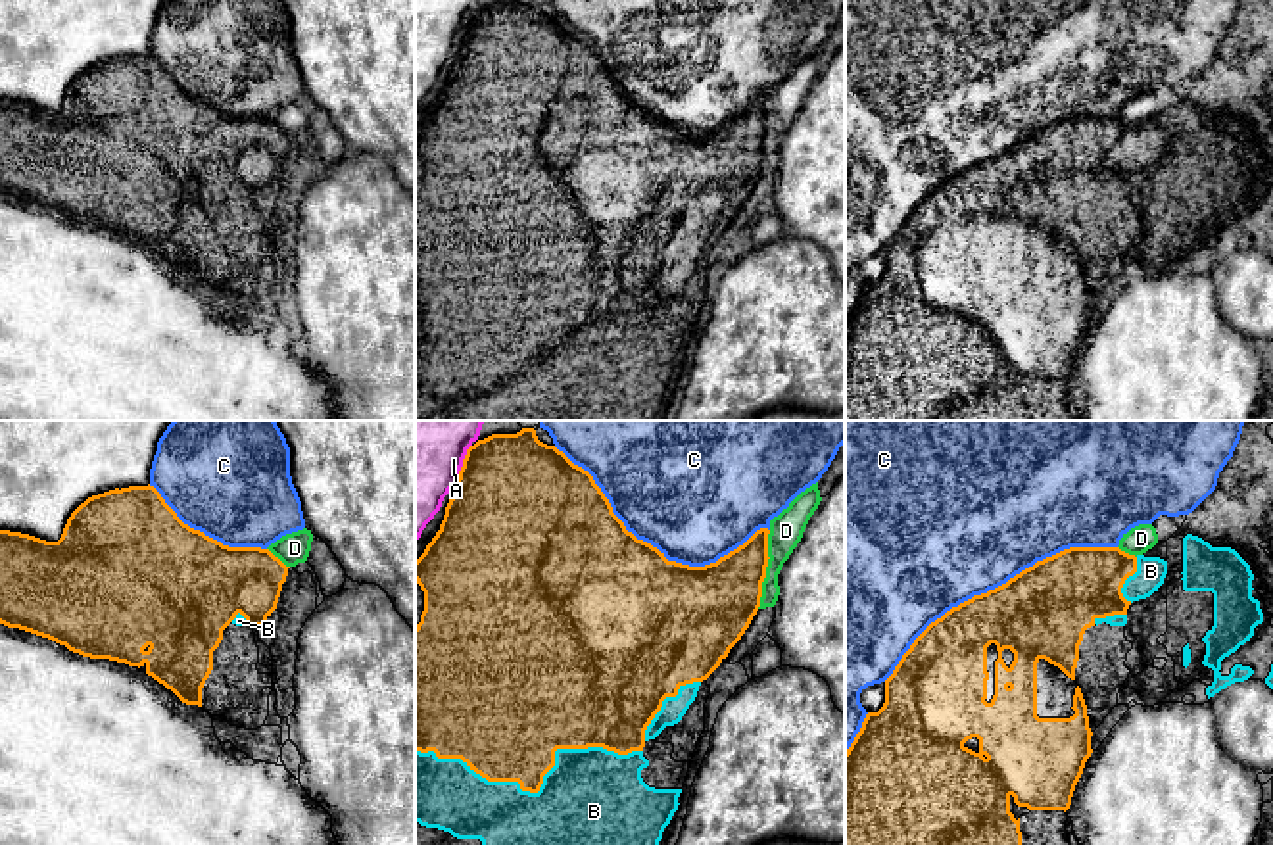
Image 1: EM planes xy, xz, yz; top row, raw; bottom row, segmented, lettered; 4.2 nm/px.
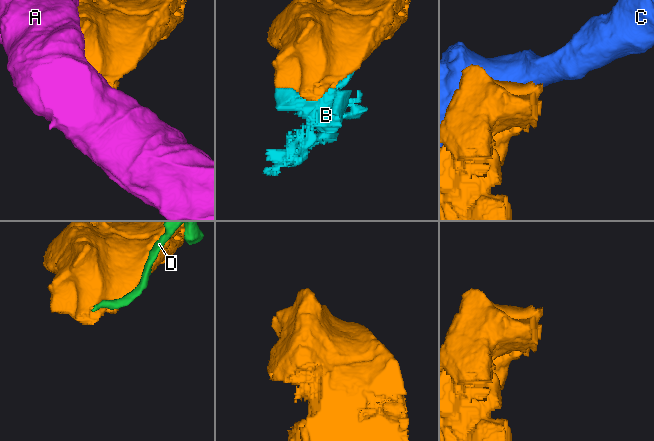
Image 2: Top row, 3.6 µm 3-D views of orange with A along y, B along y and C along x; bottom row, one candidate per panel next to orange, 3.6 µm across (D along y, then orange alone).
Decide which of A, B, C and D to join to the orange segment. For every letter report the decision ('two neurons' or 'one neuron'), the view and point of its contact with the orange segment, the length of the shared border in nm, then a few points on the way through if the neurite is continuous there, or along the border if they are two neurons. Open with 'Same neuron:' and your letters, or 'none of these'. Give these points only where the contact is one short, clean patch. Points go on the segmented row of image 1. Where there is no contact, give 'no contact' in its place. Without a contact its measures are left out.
Same neuron: B
A: two neurons | xz (463, 463) | 180 nm
B: one neuron | xz (538, 790) | 950 nm
C: two neurons | yz (995, 588) | 1100 nm
D: two neurons | xz (765, 569) | 340 nm

